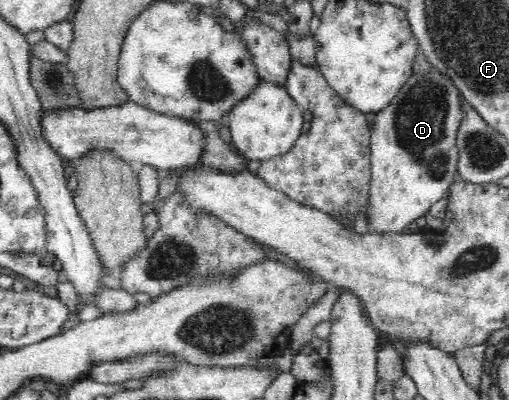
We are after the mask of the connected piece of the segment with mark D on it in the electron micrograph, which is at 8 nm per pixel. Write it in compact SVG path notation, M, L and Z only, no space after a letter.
M432 66L425 72L412 73L391 104L376 113L370 136L371 208L367 210L370 231L408 232L409 224L429 213L430 206L447 194L454 183L453 176L458 171L460 156L459 147L457 147L457 132L465 118L463 100L461 91L451 77Z

